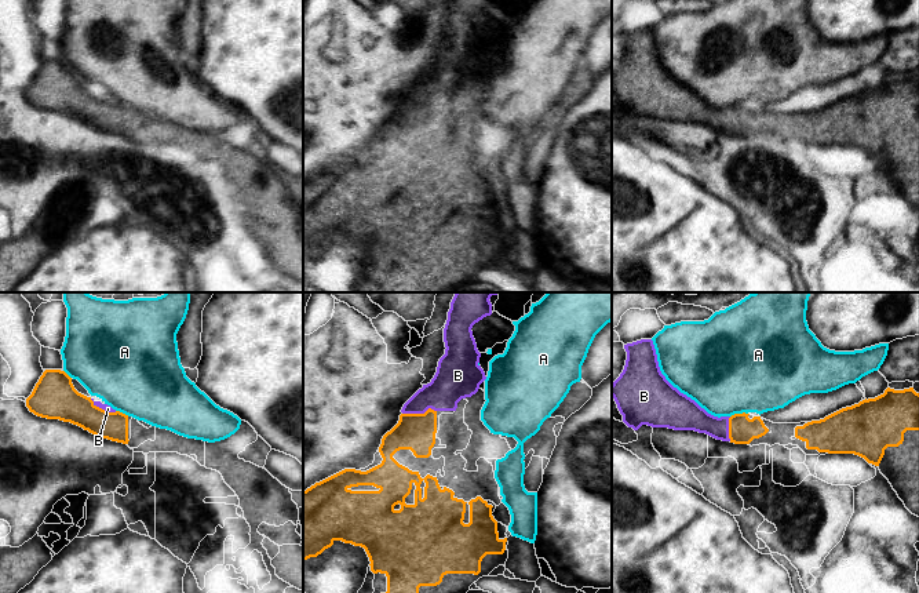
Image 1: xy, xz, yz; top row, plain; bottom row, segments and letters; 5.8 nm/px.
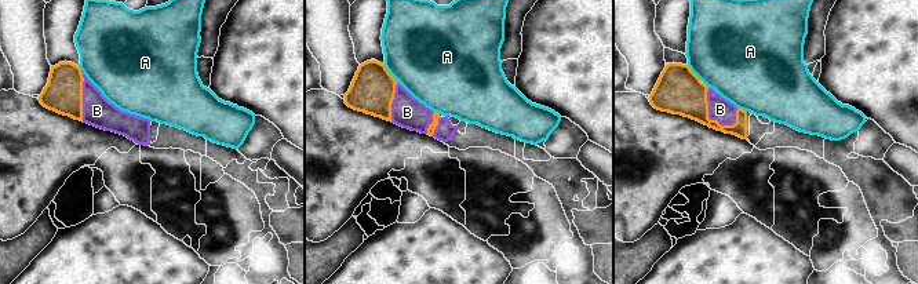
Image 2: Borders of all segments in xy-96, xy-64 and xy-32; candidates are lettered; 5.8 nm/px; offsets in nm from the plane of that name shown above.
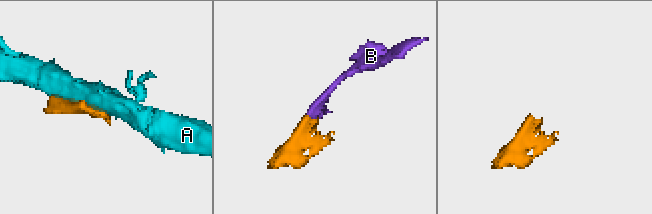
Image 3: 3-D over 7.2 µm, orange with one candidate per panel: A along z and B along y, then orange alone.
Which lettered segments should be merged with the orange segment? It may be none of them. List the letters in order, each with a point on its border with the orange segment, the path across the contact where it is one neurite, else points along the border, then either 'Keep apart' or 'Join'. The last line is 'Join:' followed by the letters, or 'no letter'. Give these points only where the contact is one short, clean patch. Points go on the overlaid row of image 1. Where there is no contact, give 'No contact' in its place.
A: Touches orange at yz (739, 414). Keep apart
B: Touches orange at xz (419, 414). Join
Join: B

